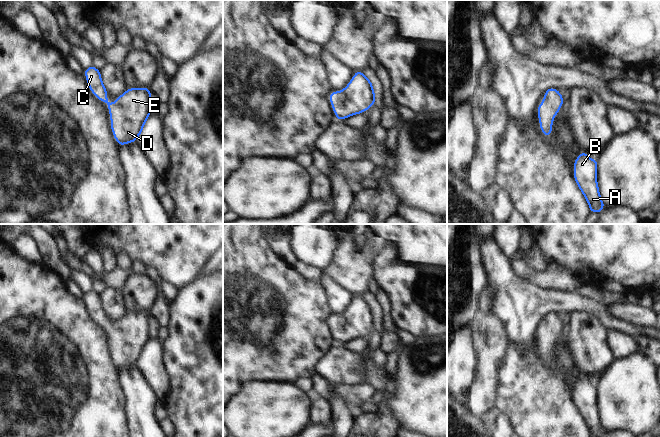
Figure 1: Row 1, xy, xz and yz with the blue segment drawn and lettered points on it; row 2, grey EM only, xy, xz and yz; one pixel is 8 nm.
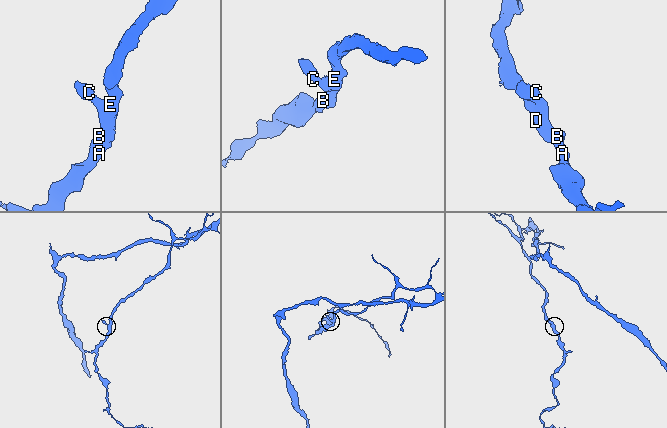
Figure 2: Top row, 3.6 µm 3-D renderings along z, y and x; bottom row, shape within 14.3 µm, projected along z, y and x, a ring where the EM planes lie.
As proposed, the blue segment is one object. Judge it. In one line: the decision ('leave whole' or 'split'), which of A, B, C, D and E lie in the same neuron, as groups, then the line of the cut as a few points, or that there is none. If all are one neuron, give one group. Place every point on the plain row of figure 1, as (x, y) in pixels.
leave whole; groups A B C D E; cut none

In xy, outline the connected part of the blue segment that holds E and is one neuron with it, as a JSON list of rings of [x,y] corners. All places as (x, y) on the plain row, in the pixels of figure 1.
[[[91,289],[84,298],[91,316],[109,332],[111,353],[120,371],[136,365],[151,337],[151,314],[129,312],[110,328],[100,295]]]

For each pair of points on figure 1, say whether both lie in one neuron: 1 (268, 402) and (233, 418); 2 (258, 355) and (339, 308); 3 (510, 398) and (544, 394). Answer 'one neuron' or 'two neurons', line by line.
1: one neuron
2: two neurons
3: one neuron

